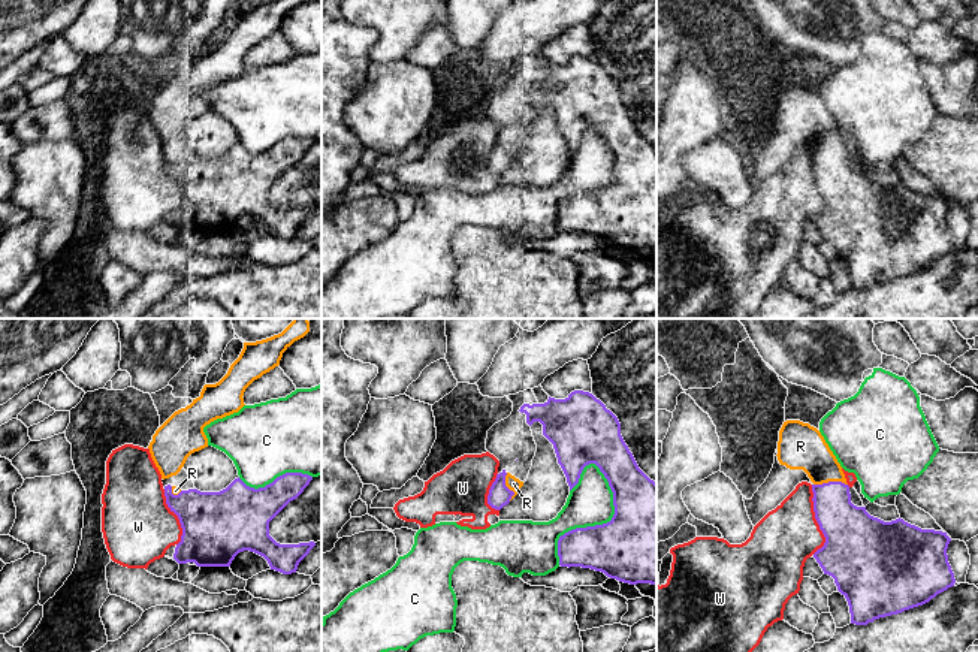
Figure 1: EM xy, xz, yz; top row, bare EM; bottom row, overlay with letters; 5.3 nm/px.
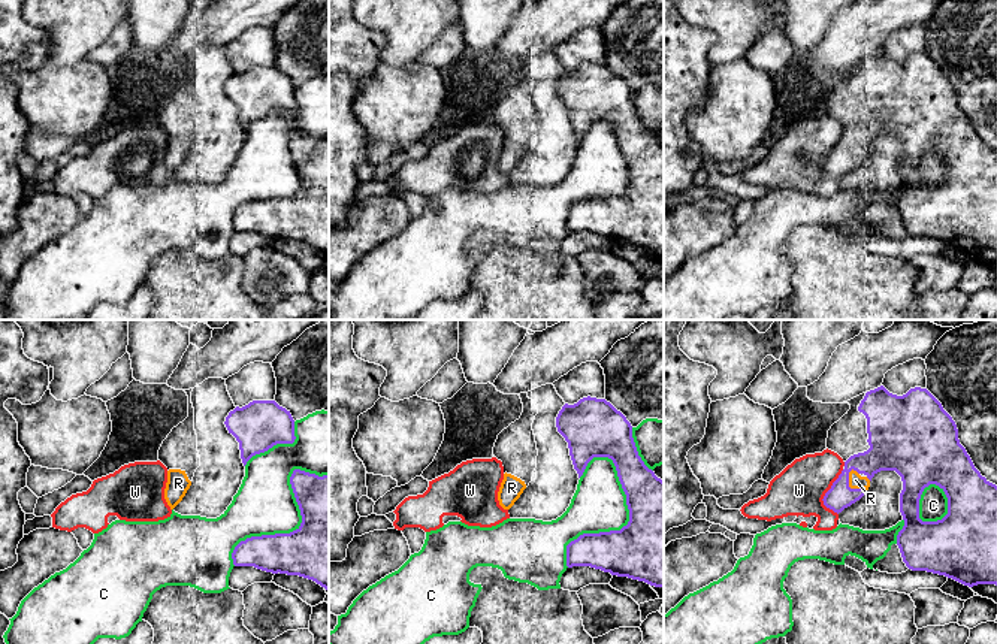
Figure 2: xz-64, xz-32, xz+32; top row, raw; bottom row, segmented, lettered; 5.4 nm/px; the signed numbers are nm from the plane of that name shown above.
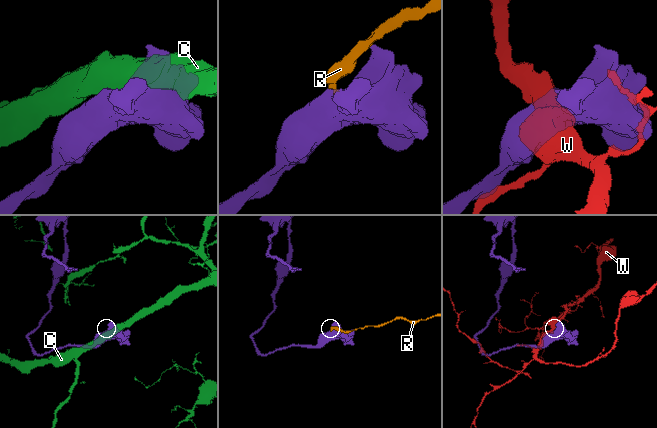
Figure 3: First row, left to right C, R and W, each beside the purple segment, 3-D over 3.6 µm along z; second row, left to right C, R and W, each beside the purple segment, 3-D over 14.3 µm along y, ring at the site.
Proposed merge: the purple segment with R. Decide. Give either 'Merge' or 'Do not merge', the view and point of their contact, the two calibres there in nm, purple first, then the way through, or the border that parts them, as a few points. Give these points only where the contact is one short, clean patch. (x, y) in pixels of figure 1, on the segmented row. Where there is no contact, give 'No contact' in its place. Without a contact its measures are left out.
Merge. Touches purple at yz (830, 482). Thickness 240 nm (purple) against 240 nm. Path across: yz (844, 525), (832, 506), (830, 482), (824, 470), (800, 446)

